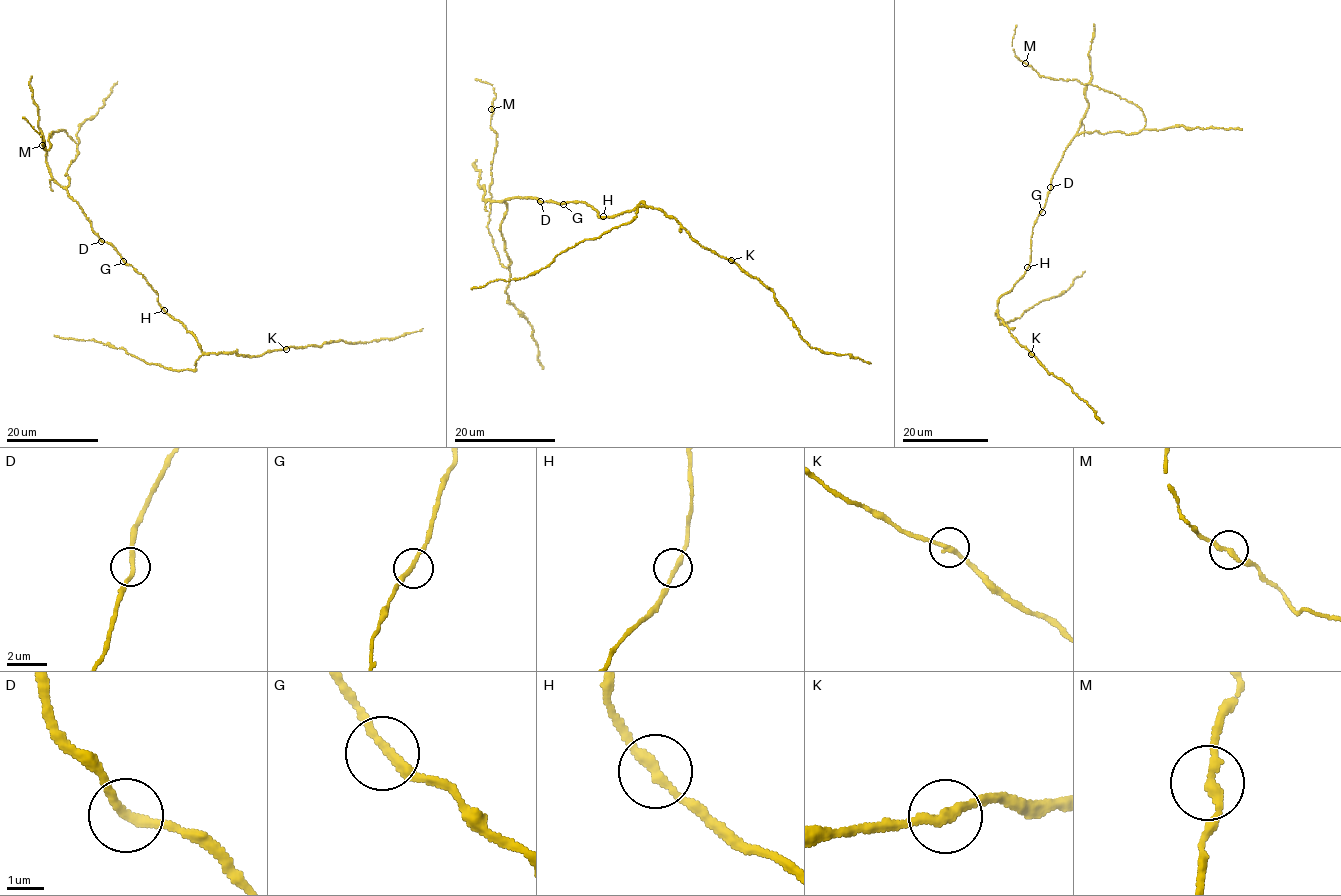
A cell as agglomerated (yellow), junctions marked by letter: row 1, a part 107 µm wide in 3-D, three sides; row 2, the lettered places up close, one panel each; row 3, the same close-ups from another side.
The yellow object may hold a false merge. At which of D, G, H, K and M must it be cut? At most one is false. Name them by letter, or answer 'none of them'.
none of them

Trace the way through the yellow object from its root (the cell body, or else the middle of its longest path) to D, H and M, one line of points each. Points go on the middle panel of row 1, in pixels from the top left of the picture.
D: (564, 202), (540, 201)
H: (564, 202), (583, 202), (595, 209), (598, 217), (603, 216)
M: (564, 202), (518, 196), (504, 201), (501, 234), (510, 267), (502, 265), (487, 227), (496, 146), (491, 109)

